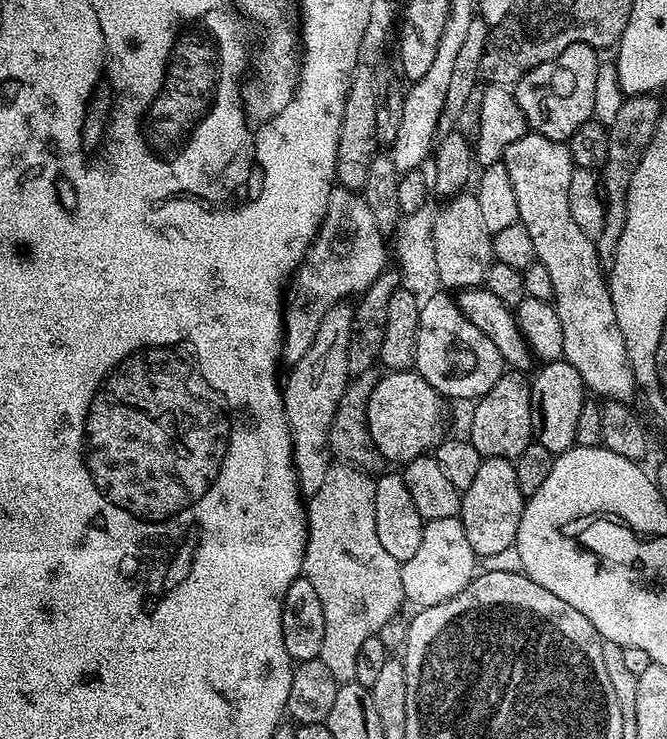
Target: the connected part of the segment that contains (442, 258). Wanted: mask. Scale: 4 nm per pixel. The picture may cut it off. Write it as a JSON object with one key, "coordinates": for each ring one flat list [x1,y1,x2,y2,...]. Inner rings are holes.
{"coordinates":[[471,191,457,192,436,208,433,222,433,252,439,283,448,290,479,288,485,283,488,268,494,263,492,233,482,223,478,198]]}

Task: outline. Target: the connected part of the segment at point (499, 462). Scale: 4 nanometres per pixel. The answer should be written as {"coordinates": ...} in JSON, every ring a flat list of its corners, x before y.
{"coordinates":[[483,457,474,482,462,492,460,498,460,521,462,526,466,526,466,538,477,558,498,554,515,545,525,499,522,490,518,490,518,474,514,474,513,461]]}

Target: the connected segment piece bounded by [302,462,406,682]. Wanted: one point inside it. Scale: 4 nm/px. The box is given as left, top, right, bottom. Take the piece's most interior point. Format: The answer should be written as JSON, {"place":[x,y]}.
{"place":[359,585]}

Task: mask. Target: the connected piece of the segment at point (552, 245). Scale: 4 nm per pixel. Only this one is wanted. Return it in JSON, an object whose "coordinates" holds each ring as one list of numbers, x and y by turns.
{"coordinates":[[531,130,524,133,522,138,518,138,518,142,513,142,506,150,503,158,503,164,510,174,510,182,514,182,514,194,518,202,518,214,520,215,519,223,526,226,526,230,530,230,530,239,534,242,534,250,536,258,541,260,546,266,546,270,550,274,551,280,554,282,554,294,552,300,556,306,558,314,558,322,562,322,562,346,564,347,563,359,570,362,570,366,574,366,574,370,578,370,578,374,582,374,582,382,585,389,589,393,595,394,597,397,607,400,617,400,623,404,632,404,635,396,638,396,638,385,634,378,634,370,630,366,630,358,626,354,626,342,622,338,622,330,618,330,618,318,614,318,614,302,612,301,612,291,608,288,608,280,606,272,602,269,602,261,596,253,596,246,593,237,582,234,582,230,578,230,578,226,574,223,574,218,570,218,570,202,568,201,568,187,570,186,570,174,573,170,572,155,568,149,567,143,551,140,550,138,542,138,538,133]]}

